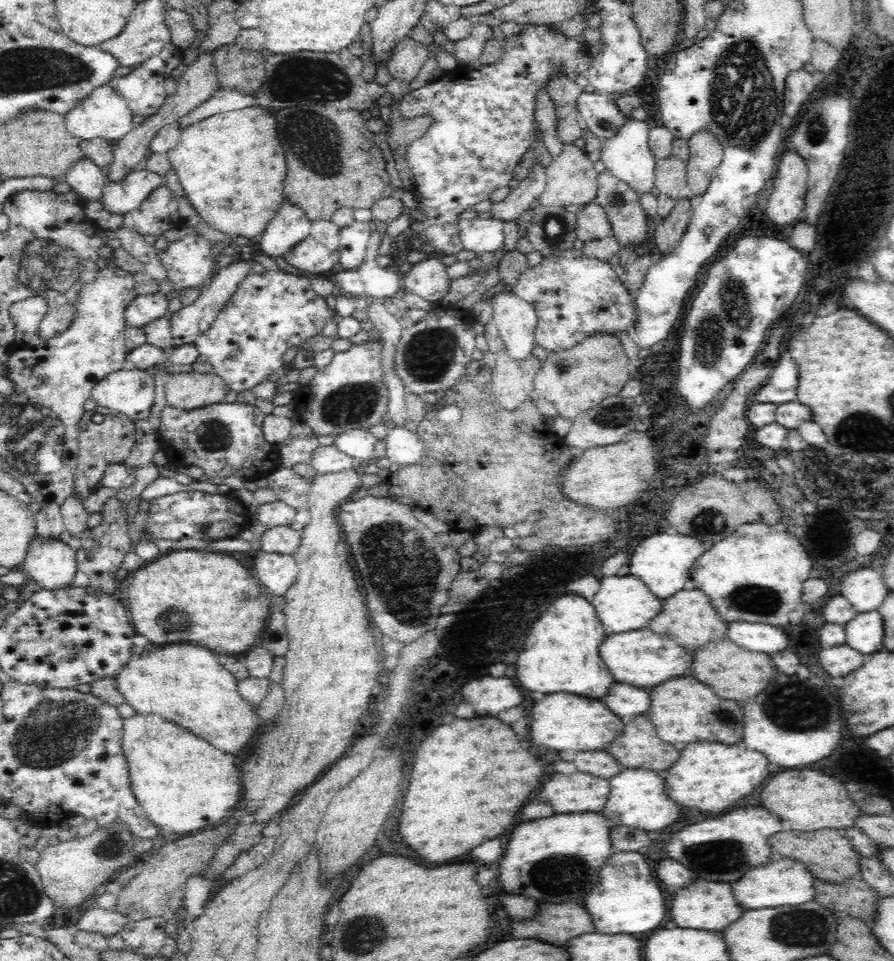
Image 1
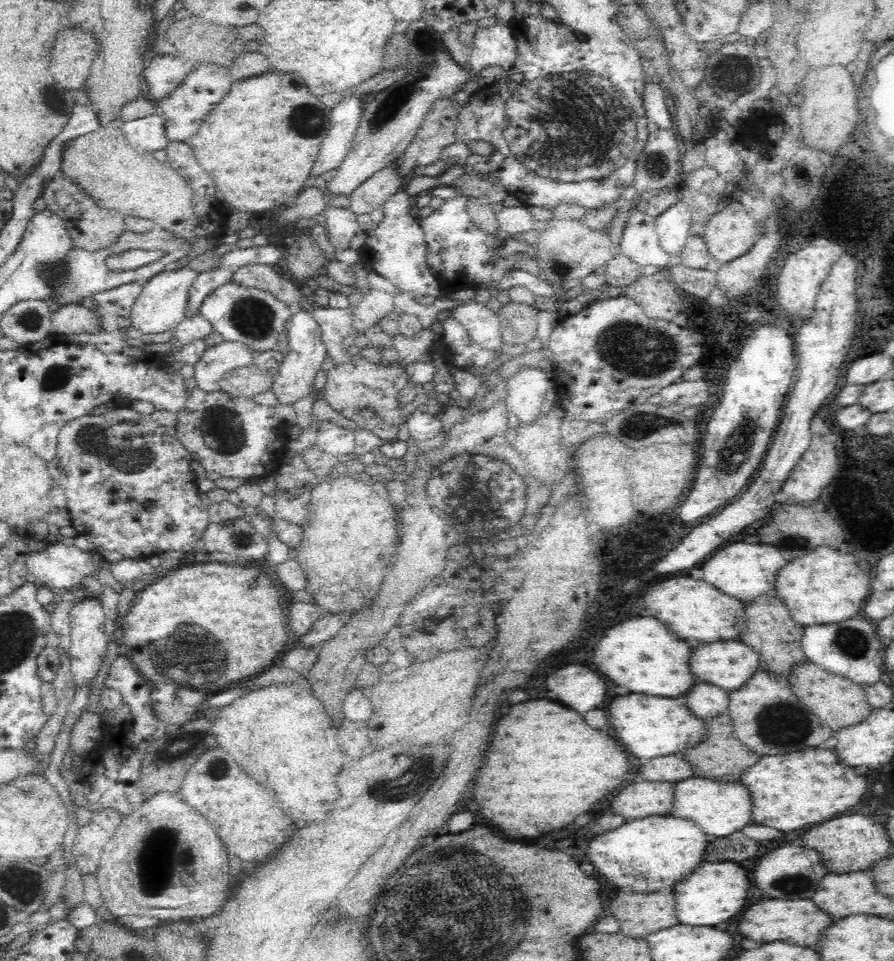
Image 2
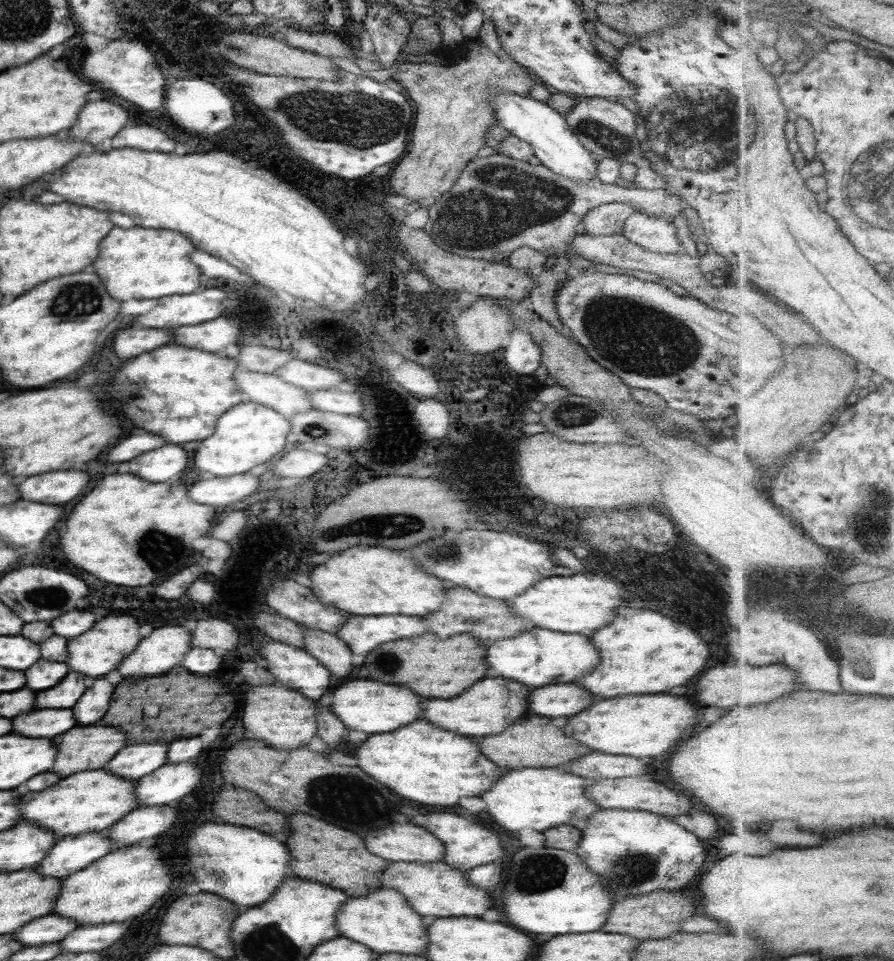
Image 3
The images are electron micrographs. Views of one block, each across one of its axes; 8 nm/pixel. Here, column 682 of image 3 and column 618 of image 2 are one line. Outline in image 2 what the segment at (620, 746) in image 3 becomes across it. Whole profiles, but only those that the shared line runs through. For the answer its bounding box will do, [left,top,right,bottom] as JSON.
[608,694,706,758]

